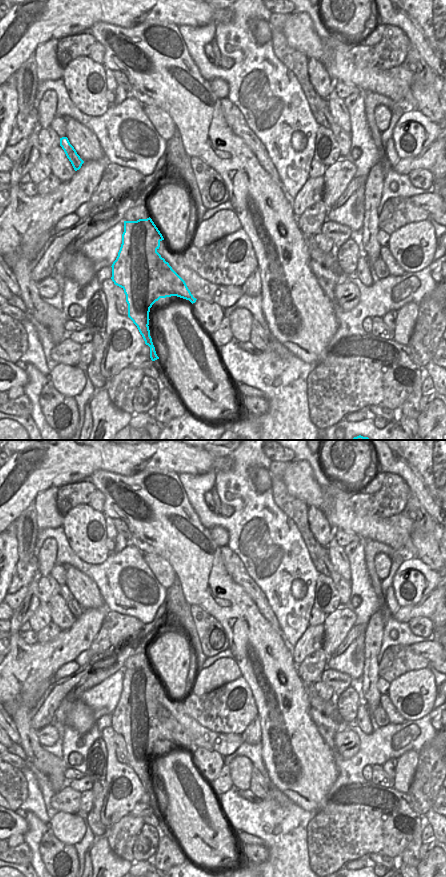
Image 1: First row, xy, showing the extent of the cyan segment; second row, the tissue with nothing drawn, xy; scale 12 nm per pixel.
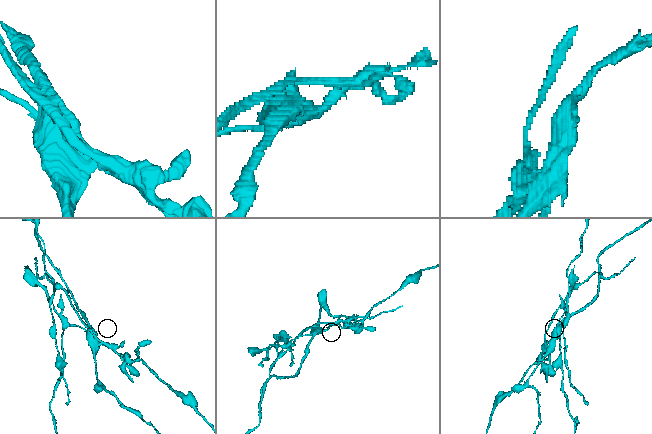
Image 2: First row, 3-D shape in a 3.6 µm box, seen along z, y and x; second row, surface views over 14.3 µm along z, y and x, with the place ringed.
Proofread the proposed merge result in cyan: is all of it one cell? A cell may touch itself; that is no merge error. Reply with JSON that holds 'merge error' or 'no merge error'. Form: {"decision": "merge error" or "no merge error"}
{"decision": "merge error"}

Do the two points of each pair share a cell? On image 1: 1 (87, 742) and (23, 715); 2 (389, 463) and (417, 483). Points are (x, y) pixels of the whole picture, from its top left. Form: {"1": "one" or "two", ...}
{"1": "two", "2": "one"}

